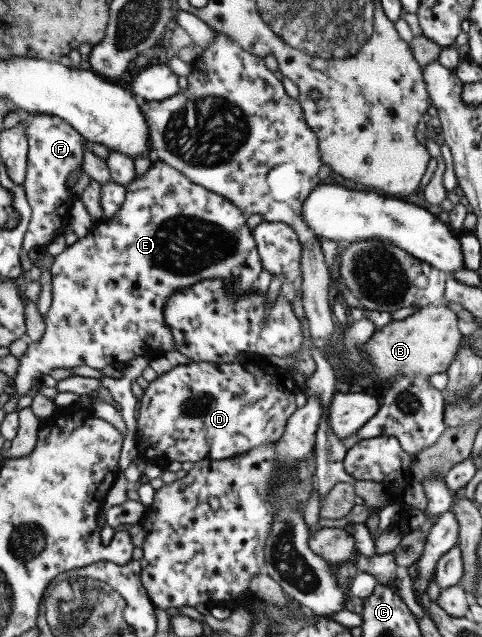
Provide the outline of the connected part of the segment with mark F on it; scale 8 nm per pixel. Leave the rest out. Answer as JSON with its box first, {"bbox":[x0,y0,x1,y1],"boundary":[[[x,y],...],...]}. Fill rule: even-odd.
{"bbox":[22,114,85,251],"boundary":[[[24,114],[22,124],[28,135],[29,152],[27,155],[27,172],[23,183],[23,190],[31,206],[31,219],[25,232],[23,249],[31,251],[34,249],[44,249],[50,245],[51,240],[62,234],[66,235],[64,228],[69,224],[69,212],[75,199],[71,188],[68,186],[68,175],[80,168],[85,156],[85,139],[74,128],[70,127],[58,116],[46,114]]]}

